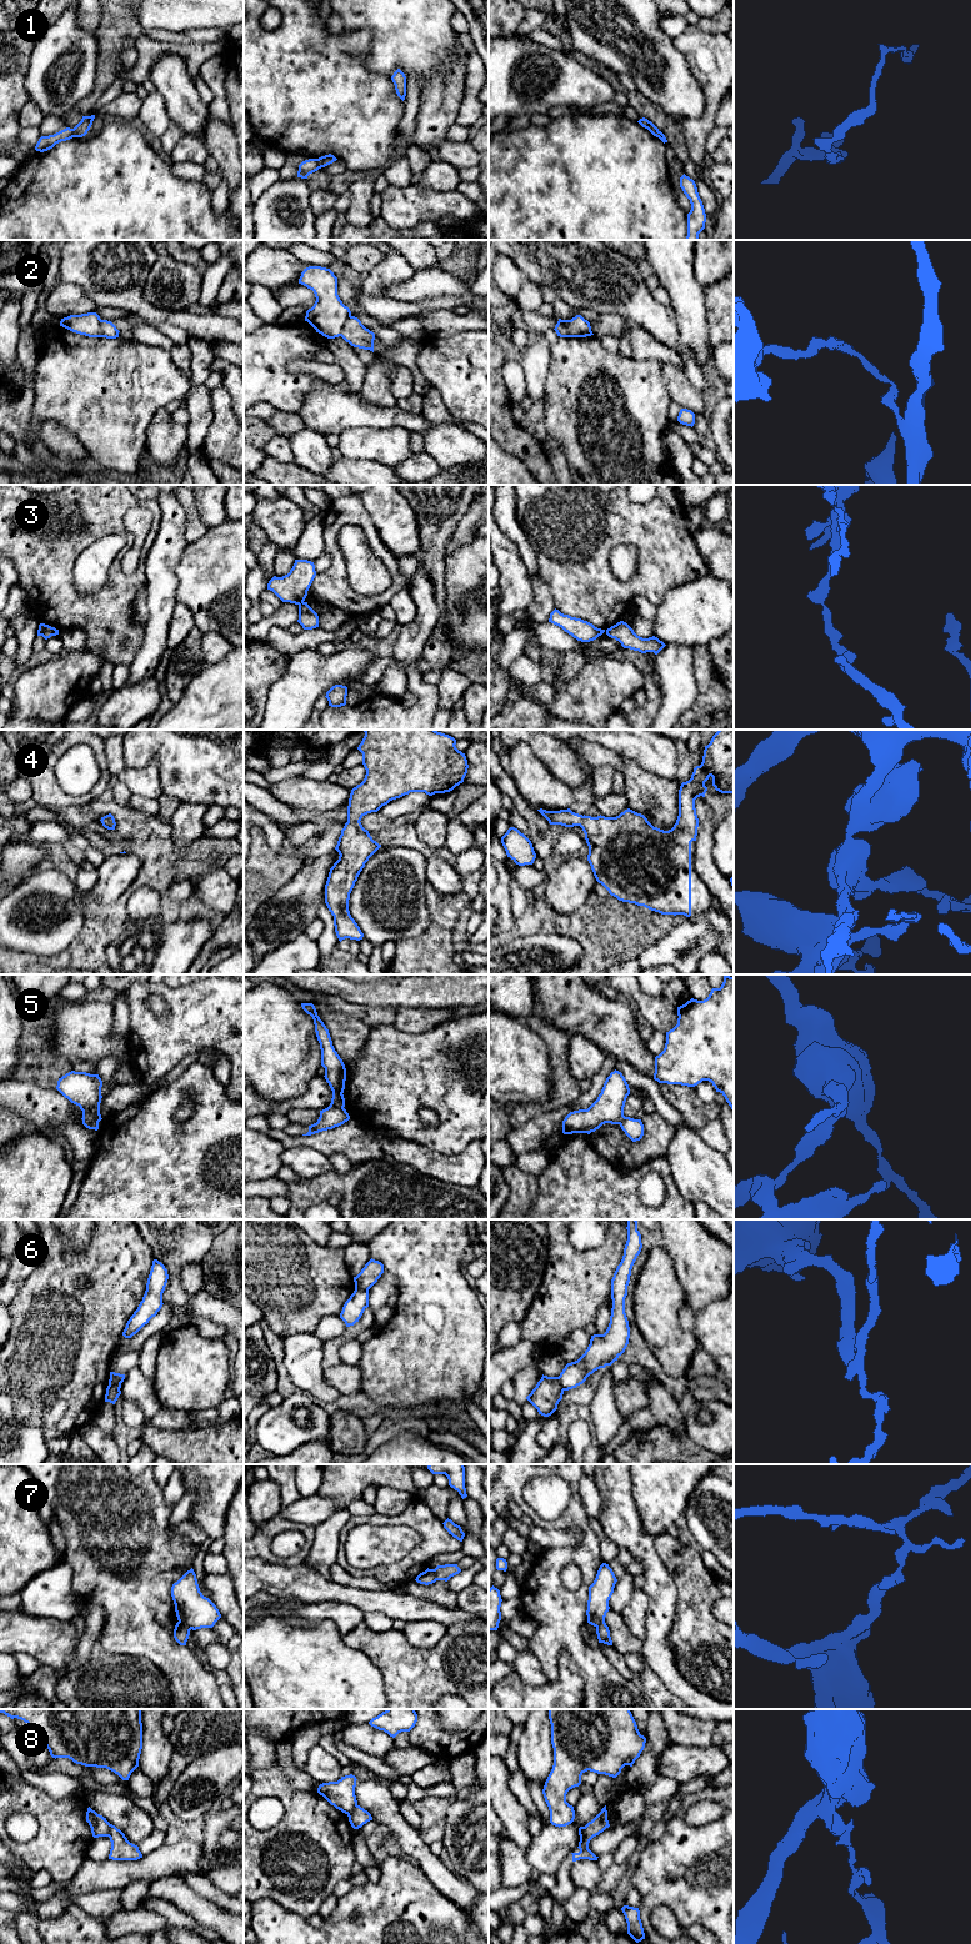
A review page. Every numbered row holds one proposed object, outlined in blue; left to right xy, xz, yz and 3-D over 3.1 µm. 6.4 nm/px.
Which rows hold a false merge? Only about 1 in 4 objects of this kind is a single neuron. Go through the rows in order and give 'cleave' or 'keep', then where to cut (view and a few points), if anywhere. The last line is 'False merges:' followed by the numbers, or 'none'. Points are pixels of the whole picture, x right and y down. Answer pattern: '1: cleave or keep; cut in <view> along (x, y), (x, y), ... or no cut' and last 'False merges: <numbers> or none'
1: cleave; cut in xy along (71, 129), (75, 136)
2: cleave; cut in xz along (350, 315), (339, 335)
3: cleave; cut in xz along (303, 601), (299, 605)
4: keep; no cut
5: cleave; cut in xy along (83, 1118), (98, 1122)
6: cleave; cut in xz along (355, 1288), (368, 1291)
7: cleave; cut in xy along (179, 1621), (191, 1628)
8: cleave; cut in xy along (110, 1824), (108, 1835)
False merges: 1, 2, 3, 5, 6, 7, 8

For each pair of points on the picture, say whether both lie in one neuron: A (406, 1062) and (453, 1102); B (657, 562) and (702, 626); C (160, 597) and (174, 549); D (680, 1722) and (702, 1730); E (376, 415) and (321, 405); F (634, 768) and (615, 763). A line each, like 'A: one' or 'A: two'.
A: one
B: two
C: one
D: one
E: one
F: two

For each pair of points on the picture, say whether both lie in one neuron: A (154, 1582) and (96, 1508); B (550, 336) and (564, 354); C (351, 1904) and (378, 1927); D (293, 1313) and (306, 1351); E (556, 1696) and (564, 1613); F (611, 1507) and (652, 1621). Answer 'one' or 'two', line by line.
A: one
B: two
C: one
D: two
E: two
F: one

